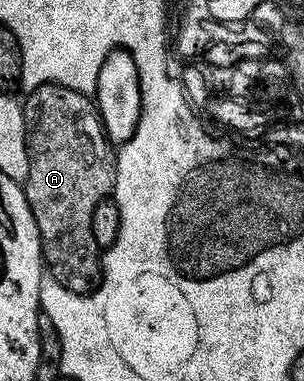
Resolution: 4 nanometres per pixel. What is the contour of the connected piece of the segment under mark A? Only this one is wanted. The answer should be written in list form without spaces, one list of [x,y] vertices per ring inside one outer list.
[[[40,85],[24,98],[25,142],[29,152],[29,174],[23,183],[25,198],[41,236],[41,251],[47,269],[72,293],[92,293],[101,279],[102,254],[91,231],[91,215],[99,195],[108,198],[117,183],[117,153],[108,137],[94,98],[66,85]]]

